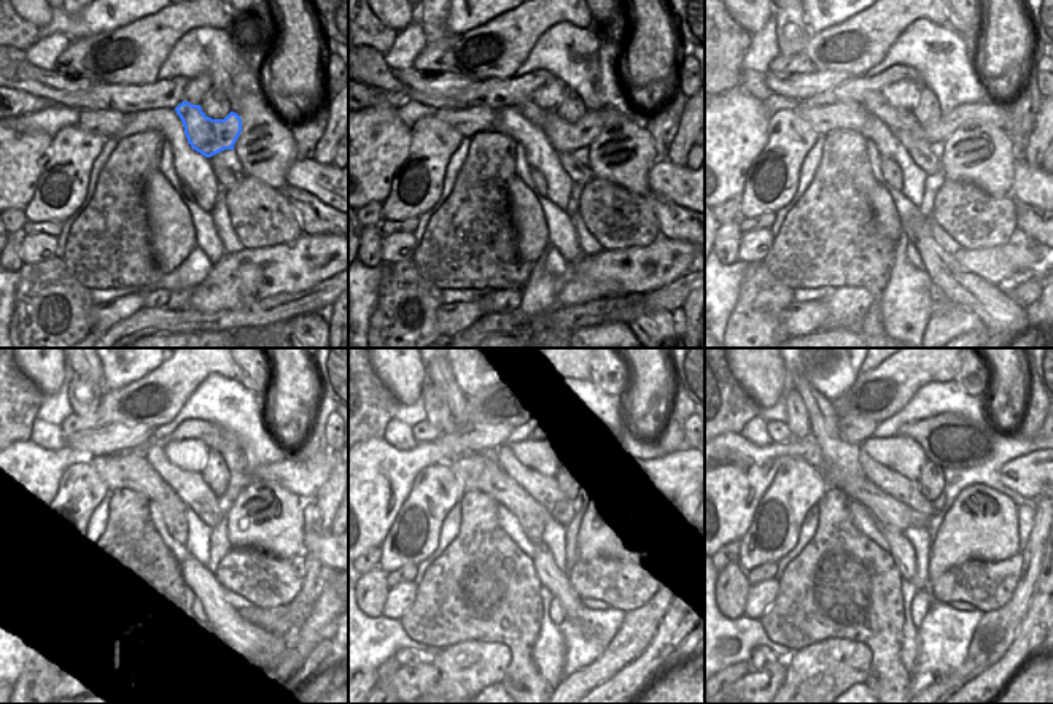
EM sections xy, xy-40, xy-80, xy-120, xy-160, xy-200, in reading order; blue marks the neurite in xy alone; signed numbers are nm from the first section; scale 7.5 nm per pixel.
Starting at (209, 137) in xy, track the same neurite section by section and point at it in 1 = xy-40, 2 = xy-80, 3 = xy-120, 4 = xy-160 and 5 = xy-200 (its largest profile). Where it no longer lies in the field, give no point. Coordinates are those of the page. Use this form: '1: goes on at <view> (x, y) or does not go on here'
1: goes on at xy-40 (563, 137)
2: goes on at xy-80 (993, 113)
3: goes on at xy-120 (304, 479)
4: goes on at xy-160 (670, 475)
5: goes on at xy-200 (1028, 475)

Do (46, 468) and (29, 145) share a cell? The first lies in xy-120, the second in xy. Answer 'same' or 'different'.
same

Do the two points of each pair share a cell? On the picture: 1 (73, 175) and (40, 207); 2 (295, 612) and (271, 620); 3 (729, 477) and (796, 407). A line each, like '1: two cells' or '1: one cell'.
1: one cell
2: one cell
3: two cells

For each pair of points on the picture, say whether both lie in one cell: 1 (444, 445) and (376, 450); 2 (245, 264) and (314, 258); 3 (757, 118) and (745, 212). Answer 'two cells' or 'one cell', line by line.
1: one cell
2: one cell
3: two cells

